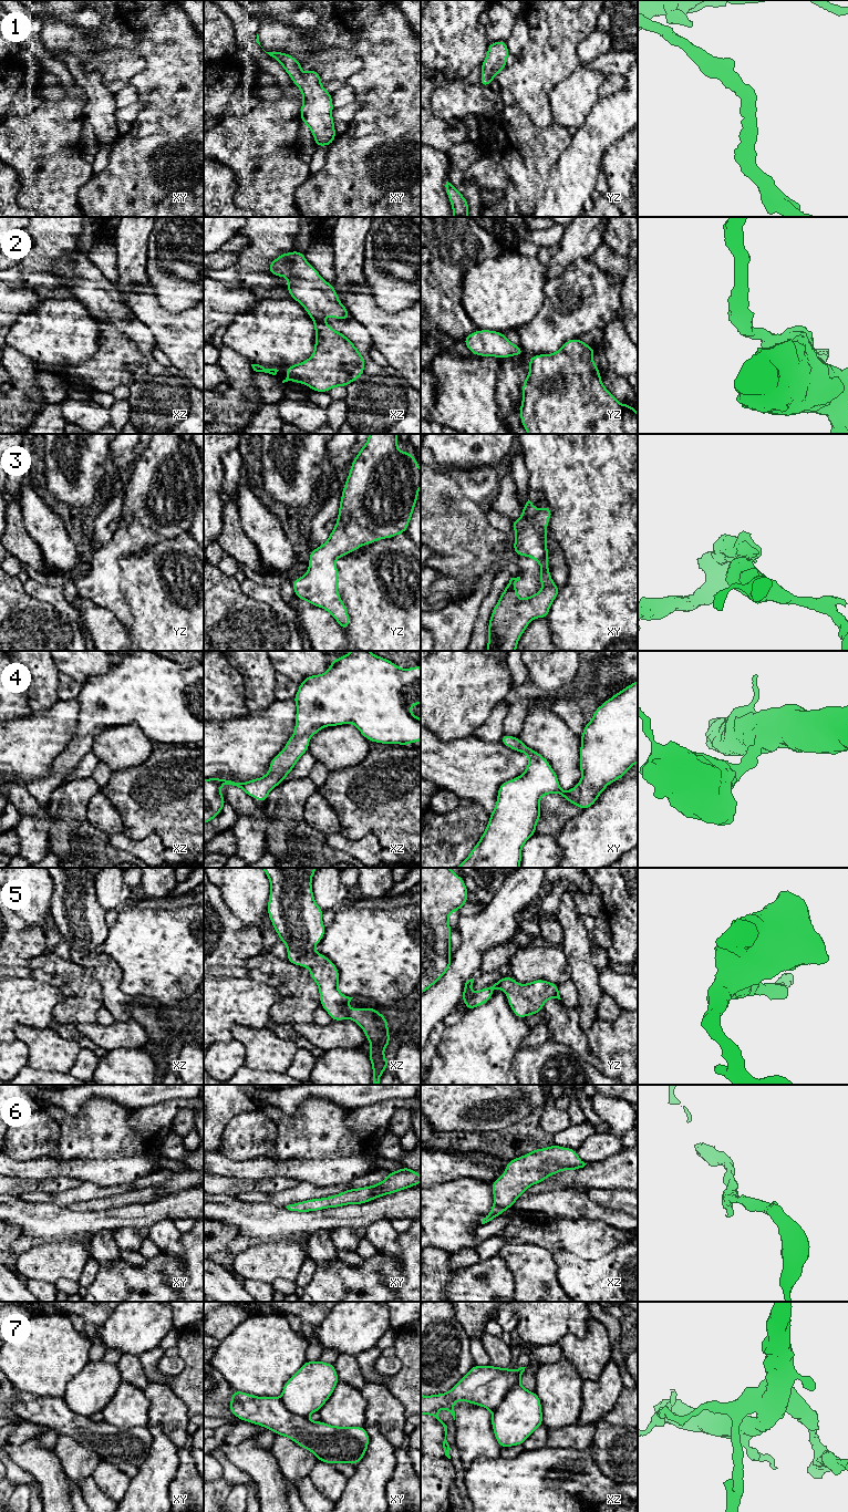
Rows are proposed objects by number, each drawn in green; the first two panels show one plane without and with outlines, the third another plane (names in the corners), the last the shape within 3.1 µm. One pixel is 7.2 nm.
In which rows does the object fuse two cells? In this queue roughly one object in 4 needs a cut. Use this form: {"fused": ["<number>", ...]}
{"fused": ["7"]}

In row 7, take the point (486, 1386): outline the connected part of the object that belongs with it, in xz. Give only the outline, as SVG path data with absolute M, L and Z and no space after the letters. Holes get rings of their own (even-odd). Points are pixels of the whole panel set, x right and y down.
M476 1366L447 1392L424 1396L421 1395L421 1415L435 1417L444 1427L445 1439L443 1448L445 1456L451 1459L449 1444L446 1440L447 1426L439 1419L438 1410L445 1408L455 1420L453 1404L464 1400L478 1405L494 1412L508 1391L517 1384L526 1367L518 1369L500 1368L495 1366Z

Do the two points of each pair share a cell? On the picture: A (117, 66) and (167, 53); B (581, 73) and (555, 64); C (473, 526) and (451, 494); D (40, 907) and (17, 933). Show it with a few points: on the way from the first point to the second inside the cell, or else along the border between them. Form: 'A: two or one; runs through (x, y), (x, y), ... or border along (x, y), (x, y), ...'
A: two; border along (121, 48), (136, 51), (145, 62), (130, 82)
B: two; border along (581, 64), (554, 86)
C: one; runs through (465, 518), (452, 505), (452, 501)
D: two; border along (14, 913), (29, 925), (38, 925), (44, 933)

